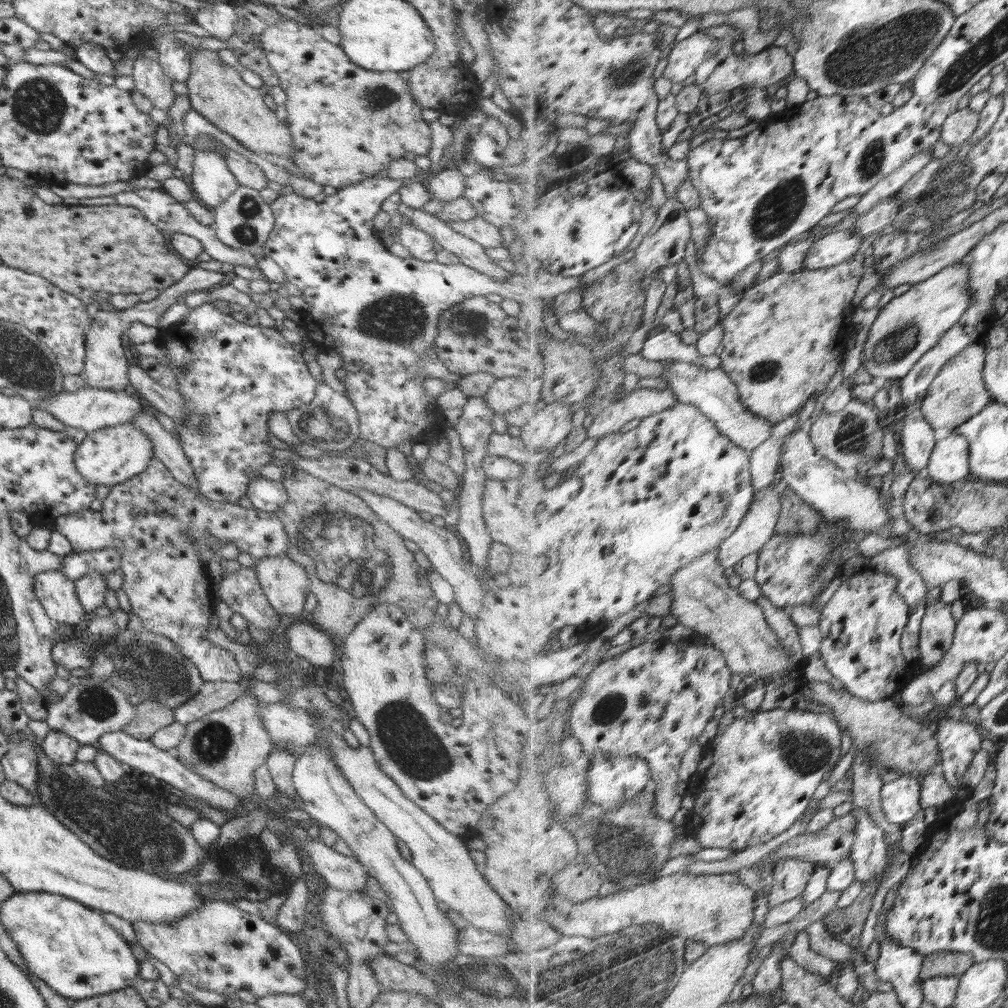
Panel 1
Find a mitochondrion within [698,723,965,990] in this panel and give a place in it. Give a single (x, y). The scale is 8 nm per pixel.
(803, 752)

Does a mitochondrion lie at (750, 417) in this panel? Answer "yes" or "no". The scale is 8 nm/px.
no

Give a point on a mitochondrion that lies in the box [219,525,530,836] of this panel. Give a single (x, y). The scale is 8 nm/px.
(408, 740)

